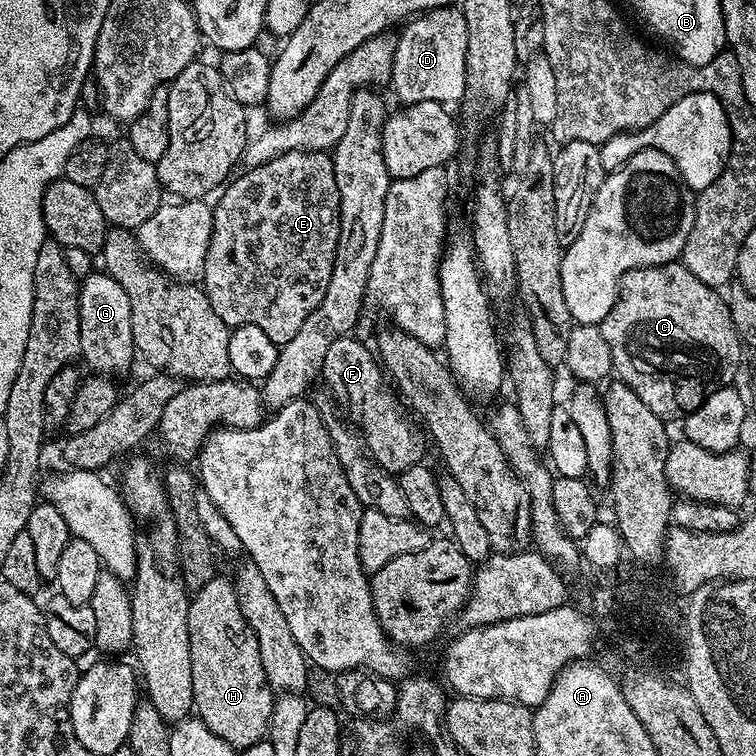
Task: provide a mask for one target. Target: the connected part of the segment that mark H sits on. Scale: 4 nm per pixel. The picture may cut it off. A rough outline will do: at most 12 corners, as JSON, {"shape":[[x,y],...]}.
{"shape":[[231,579],[188,606],[195,715],[237,750],[274,690]]}

